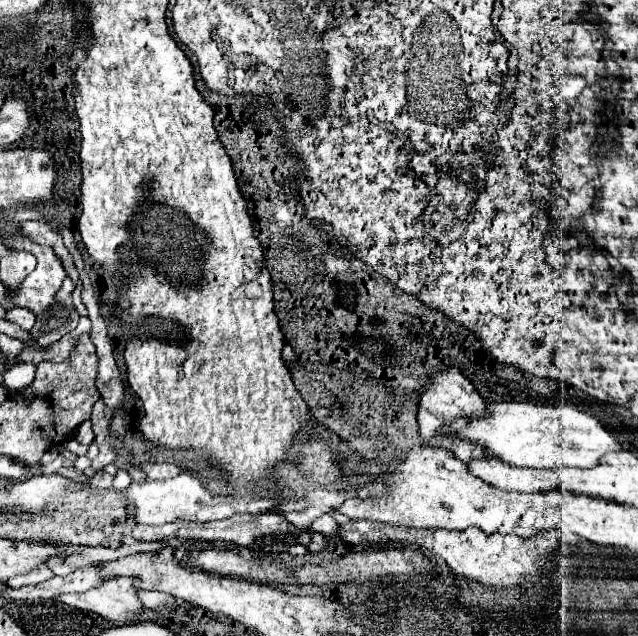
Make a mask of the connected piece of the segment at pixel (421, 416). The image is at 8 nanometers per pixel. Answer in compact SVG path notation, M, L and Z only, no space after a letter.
M446 367L442 371L428 373L428 377L430 377L430 381L426 383L426 389L420 395L420 409L418 409L418 425L420 425L422 437L428 443L434 443L438 447L450 449L464 463L468 463L470 459L484 459L484 457L488 457L478 445L462 441L462 439L454 439L454 437L446 439L446 437L438 435L438 431L436 431L438 427L448 425L450 421L454 421L454 417L460 417L460 415L478 417L478 415L482 415L482 411L486 409L486 401L478 395L478 391L470 385L470 381L458 369L454 369L454 367Z

